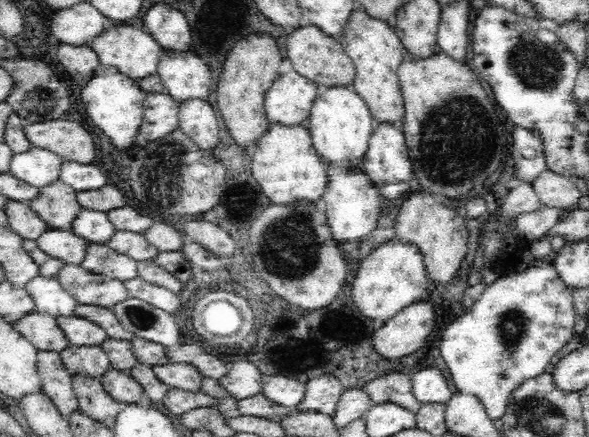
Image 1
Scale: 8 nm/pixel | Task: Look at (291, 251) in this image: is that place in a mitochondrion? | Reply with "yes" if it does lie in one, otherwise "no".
yes

